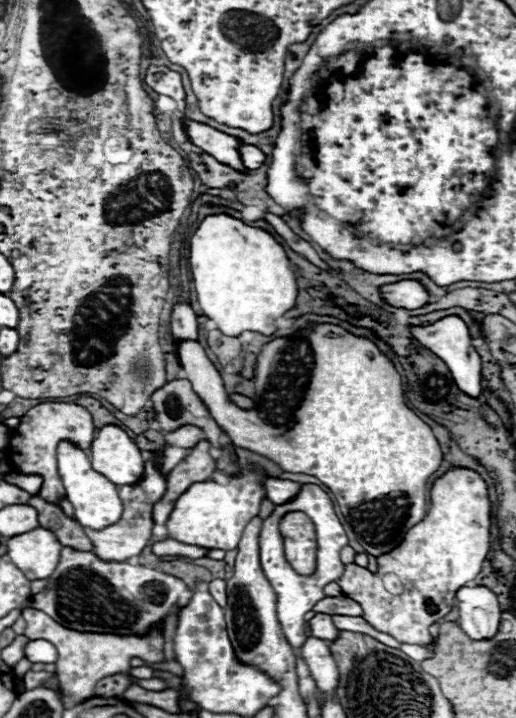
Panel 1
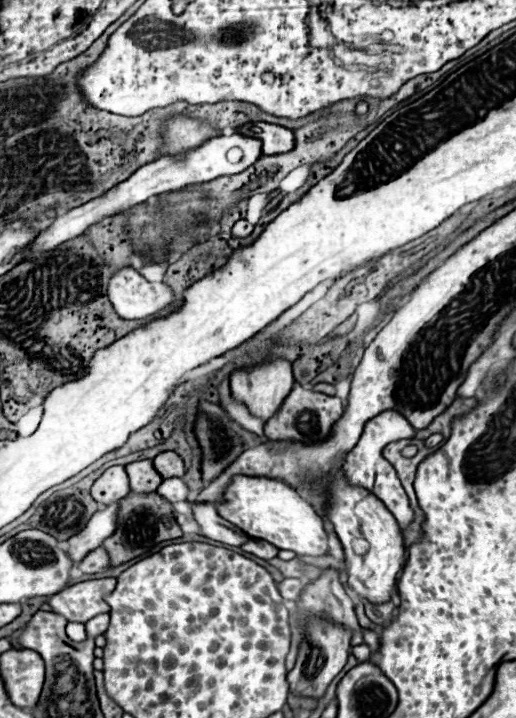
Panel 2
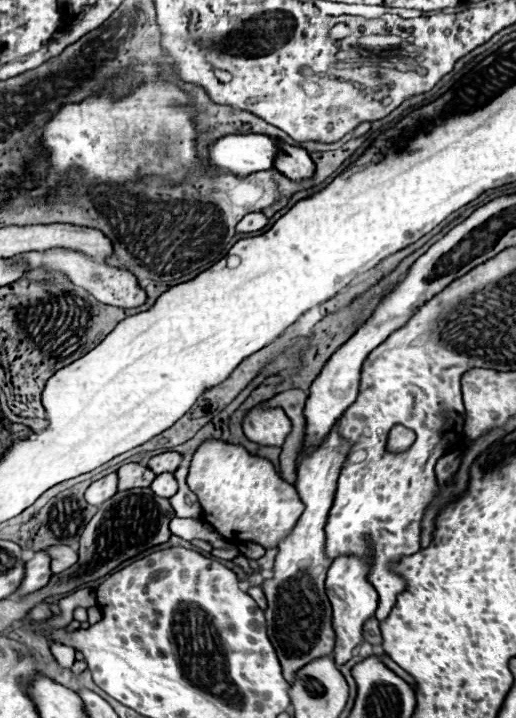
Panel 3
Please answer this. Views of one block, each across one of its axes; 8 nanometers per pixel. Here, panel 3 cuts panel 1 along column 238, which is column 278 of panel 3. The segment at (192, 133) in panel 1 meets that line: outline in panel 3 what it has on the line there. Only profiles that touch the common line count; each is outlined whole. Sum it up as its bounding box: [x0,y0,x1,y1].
[274,142,314,182]

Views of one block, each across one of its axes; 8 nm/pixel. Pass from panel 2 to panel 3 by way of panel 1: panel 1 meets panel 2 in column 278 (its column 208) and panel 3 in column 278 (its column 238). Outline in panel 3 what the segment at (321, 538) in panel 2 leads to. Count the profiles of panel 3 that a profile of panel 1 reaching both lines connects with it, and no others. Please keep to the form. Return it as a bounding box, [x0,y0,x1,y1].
[188,440,304,548]

